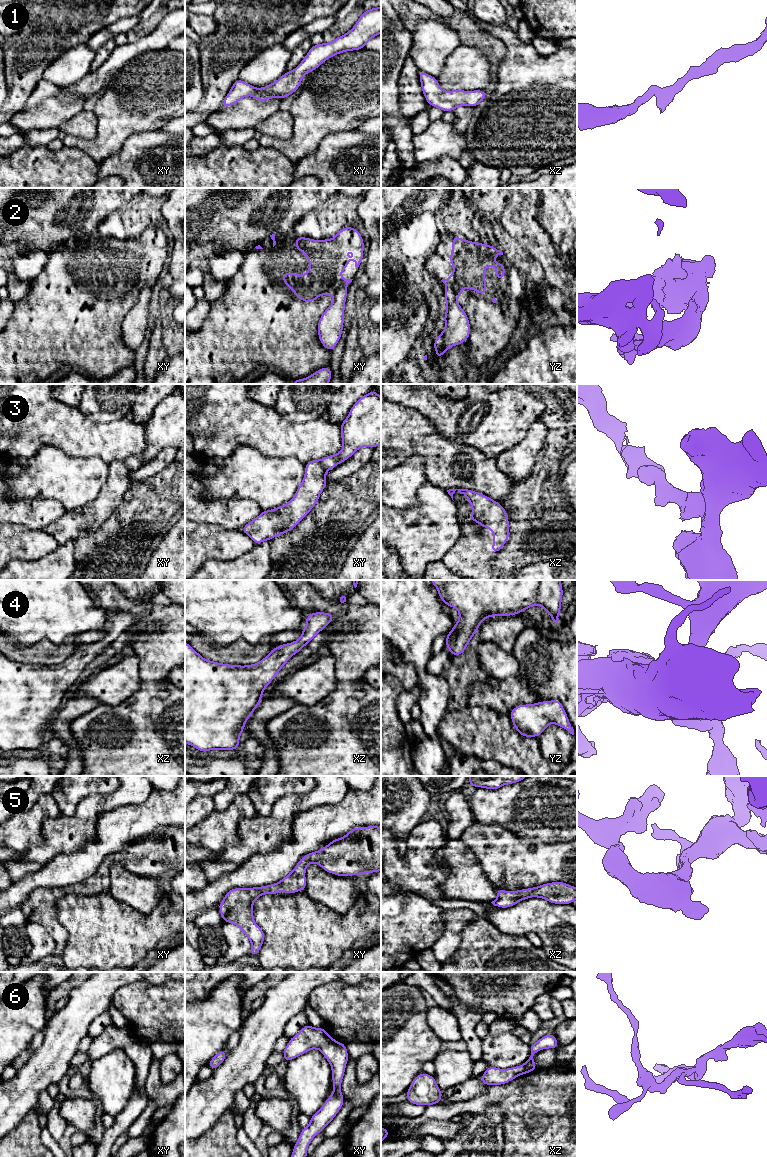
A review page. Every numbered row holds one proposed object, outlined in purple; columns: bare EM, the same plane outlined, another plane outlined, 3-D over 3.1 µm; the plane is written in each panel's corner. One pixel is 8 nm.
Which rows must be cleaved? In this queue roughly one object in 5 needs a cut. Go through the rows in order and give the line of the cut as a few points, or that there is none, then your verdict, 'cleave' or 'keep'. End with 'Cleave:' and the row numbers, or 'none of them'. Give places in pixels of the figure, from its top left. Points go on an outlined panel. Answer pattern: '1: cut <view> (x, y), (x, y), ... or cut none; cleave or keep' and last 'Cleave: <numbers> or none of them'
1: cut none; keep
2: cut xy (345, 287), (339, 288), (334, 295); cleave
3: cut none; keep
4: cut none; keep
5: cut none; keep
6: cut none; keep
Cleave: 2

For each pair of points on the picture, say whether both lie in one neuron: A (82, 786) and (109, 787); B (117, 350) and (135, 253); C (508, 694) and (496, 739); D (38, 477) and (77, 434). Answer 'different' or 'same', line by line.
A: same
B: same
C: different
D: different

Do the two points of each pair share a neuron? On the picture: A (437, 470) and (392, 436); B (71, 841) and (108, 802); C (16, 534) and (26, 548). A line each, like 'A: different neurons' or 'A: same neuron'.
A: same neuron
B: same neuron
C: same neuron

